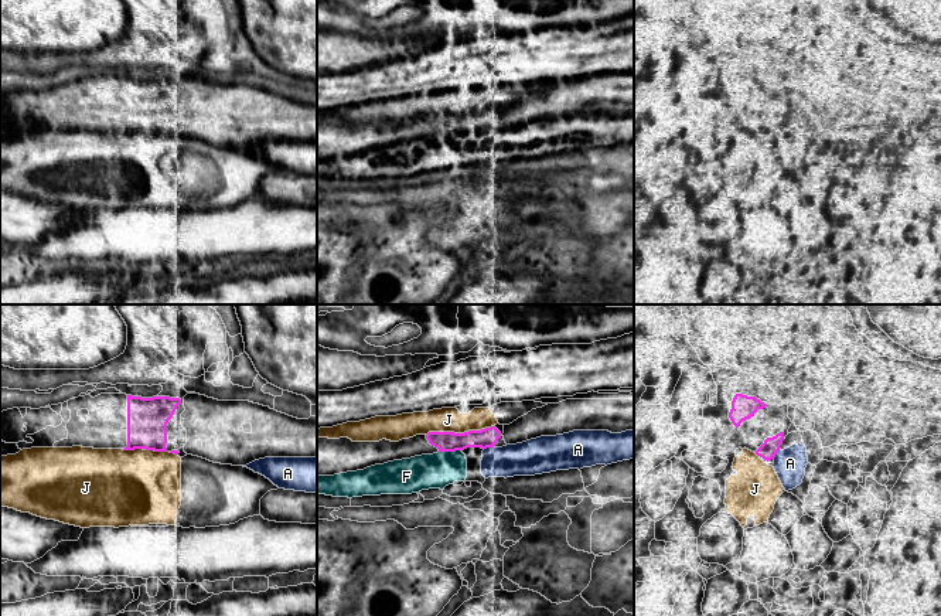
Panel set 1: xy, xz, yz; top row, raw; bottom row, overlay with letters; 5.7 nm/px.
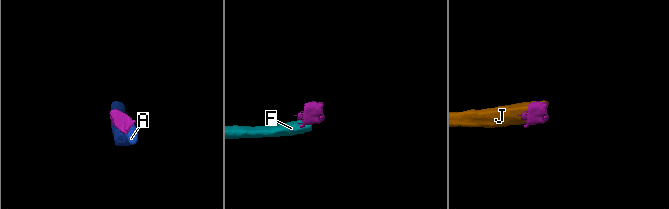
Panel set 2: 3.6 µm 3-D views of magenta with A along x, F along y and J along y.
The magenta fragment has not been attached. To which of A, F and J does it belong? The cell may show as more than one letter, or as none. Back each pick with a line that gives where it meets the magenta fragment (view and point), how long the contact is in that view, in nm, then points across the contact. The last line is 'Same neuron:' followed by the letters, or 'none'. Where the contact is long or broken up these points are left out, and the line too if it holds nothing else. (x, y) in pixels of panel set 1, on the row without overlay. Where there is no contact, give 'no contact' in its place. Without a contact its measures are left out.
Same neuron: none

